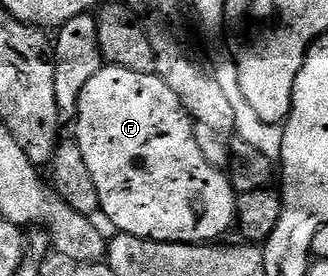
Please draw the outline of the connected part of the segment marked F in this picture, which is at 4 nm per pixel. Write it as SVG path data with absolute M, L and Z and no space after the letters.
M109 64L103 65L102 70L96 72L96 76L92 76L92 80L88 80L84 92L80 92L77 126L76 140L80 144L80 152L84 152L84 160L88 163L88 172L92 172L96 192L100 192L100 210L104 212L104 216L108 216L108 220L112 220L112 224L116 224L119 234L136 236L153 242L205 242L214 244L225 239L222 237L229 230L232 230L238 217L238 194L230 180L230 175L223 167L213 166L208 164L208 160L204 160L204 156L200 153L200 144L196 144L194 122L188 116L180 96L176 96L176 92L172 92L172 88L168 88L168 84L164 84L164 80L157 74L132 72L128 68Z

